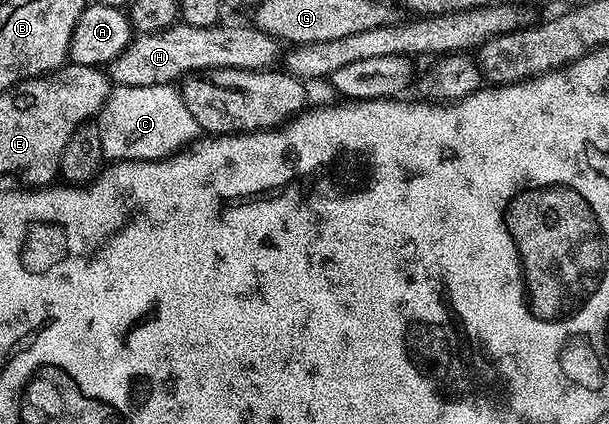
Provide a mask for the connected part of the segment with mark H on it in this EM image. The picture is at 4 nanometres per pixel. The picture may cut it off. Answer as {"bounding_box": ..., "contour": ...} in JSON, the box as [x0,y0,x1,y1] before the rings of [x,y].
{"bounding_box":[109,23,281,87],"contour":[[[220,23],[213,27],[193,27],[178,24],[160,33],[140,33],[132,36],[125,51],[113,59],[109,66],[109,76],[116,86],[125,87],[157,87],[158,85],[175,85],[184,79],[207,73],[211,69],[253,69],[260,71],[272,68],[279,57],[281,42],[269,36],[265,31],[255,28],[254,24],[227,25]]]}

